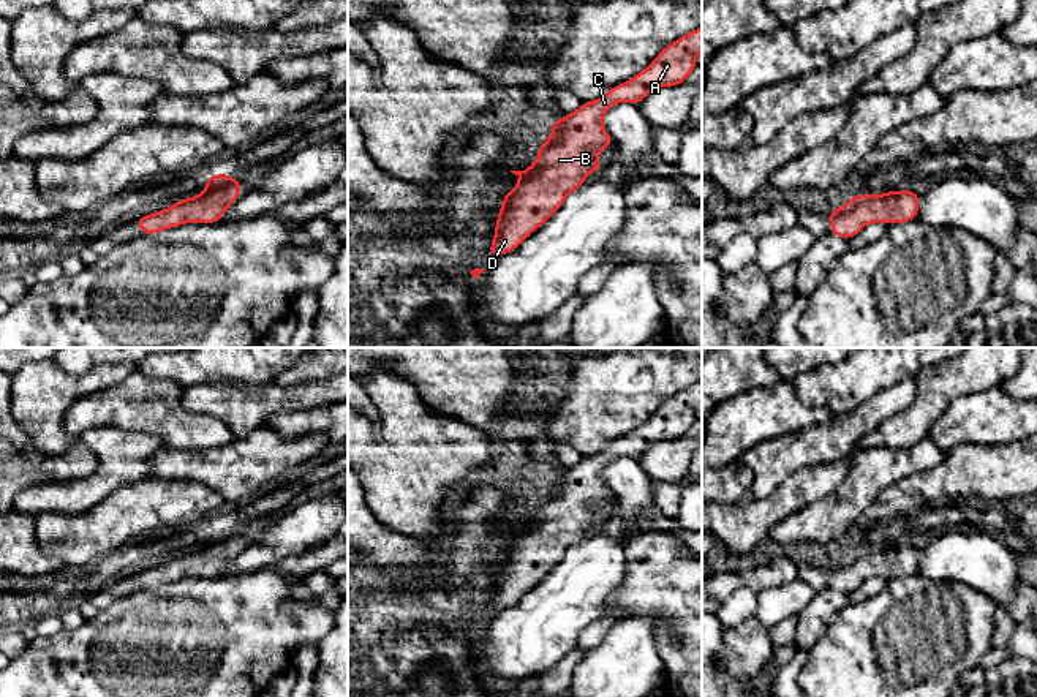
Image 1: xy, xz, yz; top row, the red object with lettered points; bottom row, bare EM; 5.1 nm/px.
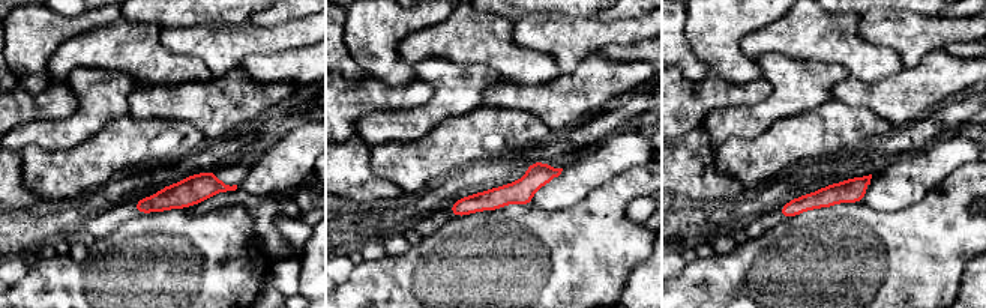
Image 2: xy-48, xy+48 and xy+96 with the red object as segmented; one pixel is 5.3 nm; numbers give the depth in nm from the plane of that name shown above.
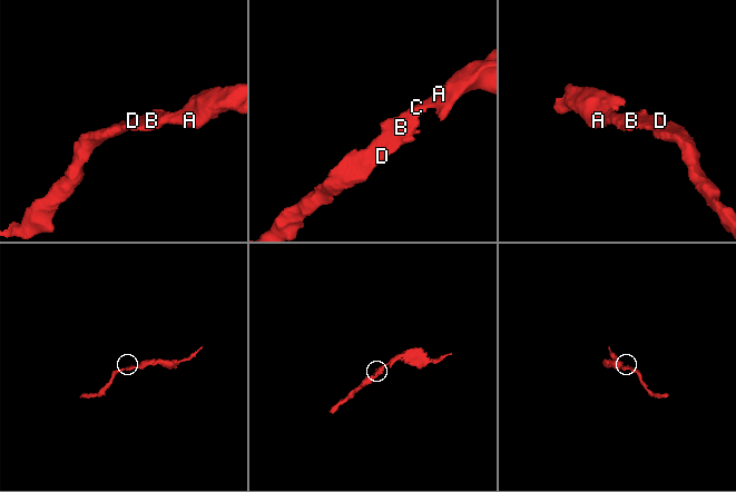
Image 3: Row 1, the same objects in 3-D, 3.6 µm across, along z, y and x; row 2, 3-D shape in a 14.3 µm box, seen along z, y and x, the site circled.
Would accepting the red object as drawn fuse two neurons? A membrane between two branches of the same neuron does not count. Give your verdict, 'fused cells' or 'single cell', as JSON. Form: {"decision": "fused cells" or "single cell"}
{"decision": "single cell"}

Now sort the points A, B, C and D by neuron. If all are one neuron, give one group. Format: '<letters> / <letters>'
A B C D

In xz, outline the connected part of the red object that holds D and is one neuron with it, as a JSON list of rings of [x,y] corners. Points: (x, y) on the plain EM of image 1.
[[[702,381],[666,400],[656,413],[632,433],[610,441],[609,446],[594,454],[583,455],[582,460],[563,473],[556,473],[552,492],[541,496],[534,517],[525,525],[511,525],[520,536],[507,547],[498,564],[495,591],[488,601],[490,610],[503,610],[514,605],[526,590],[539,583],[566,555],[568,548],[585,537],[585,531],[604,522],[596,509],[612,499],[612,490],[605,485],[601,474],[617,457],[626,455],[639,460],[653,444],[683,438],[697,422],[697,408],[702,405]]]

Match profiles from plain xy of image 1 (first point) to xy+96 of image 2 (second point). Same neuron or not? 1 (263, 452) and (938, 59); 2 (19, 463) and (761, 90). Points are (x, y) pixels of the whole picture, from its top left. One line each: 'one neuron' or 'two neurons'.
1: one neuron
2: one neuron

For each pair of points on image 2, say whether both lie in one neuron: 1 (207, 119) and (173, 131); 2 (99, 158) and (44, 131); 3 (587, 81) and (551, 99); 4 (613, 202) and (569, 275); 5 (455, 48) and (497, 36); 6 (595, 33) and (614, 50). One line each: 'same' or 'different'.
1: different
2: different
3: same
4: same
5: same
6: different

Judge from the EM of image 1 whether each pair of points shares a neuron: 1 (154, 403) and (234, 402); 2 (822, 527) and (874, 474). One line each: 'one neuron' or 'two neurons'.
1: two neurons
2: one neuron

